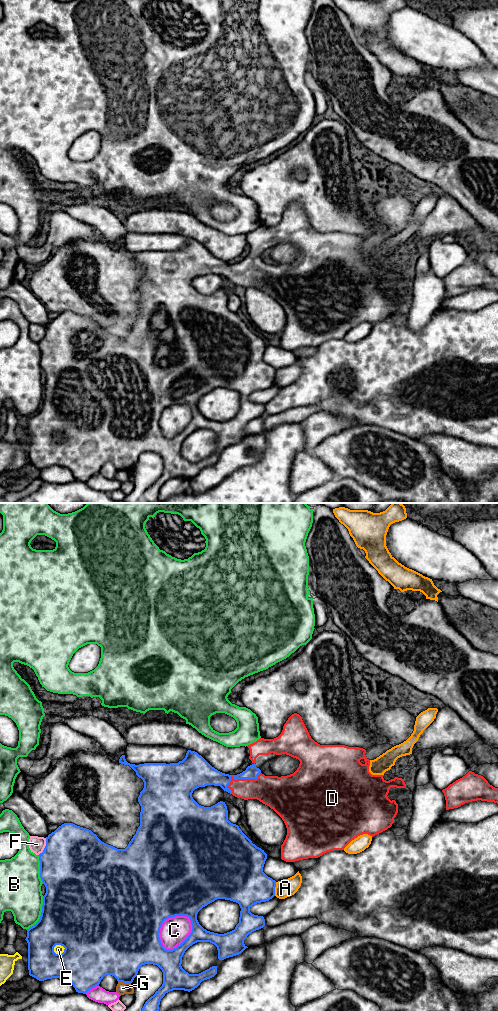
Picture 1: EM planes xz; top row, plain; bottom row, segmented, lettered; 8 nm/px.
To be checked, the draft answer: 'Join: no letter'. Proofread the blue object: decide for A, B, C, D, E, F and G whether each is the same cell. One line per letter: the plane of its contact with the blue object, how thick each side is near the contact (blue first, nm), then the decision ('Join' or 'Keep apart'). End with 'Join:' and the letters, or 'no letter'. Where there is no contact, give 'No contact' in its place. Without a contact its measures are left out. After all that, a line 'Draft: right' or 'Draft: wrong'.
A: Touches blue in xz. Thickness 360 nm (blue) against 150 nm. Keep apart
B: Touches blue in xz. Thickness 500 nm (blue) against 340 nm. Keep apart
C: Touches blue in xz. Thickness 190 nm (blue) against 220 nm. Keep apart
D: Touches blue in xz. Thickness 140 nm (blue) against 240 nm. Join
E: Touches blue in xz. Thickness 420 nm (blue) against 80 nm. Keep apart
F: Touches blue in xz. Thickness 500 nm (blue) against 130 nm. Keep apart
G: Touches blue in xz. Thickness 400 nm (blue) against 100 nm. Keep apart
Join: D
Draft: wrong

